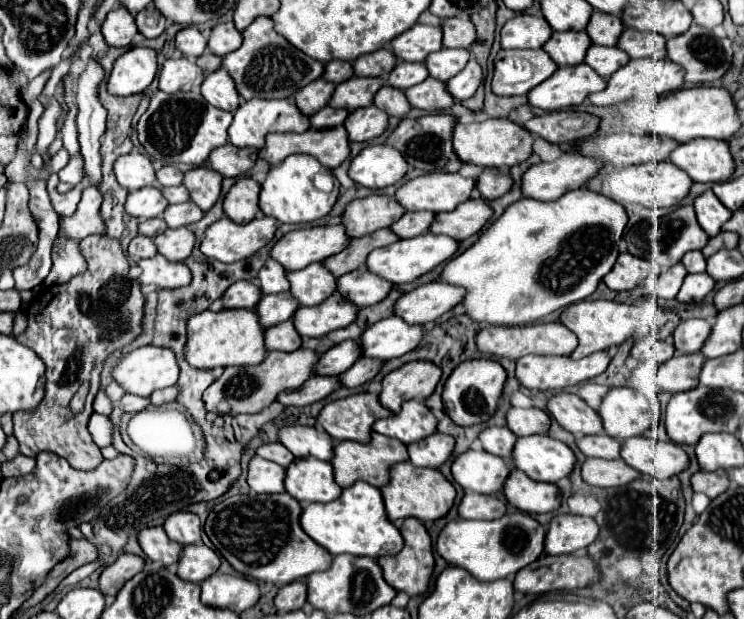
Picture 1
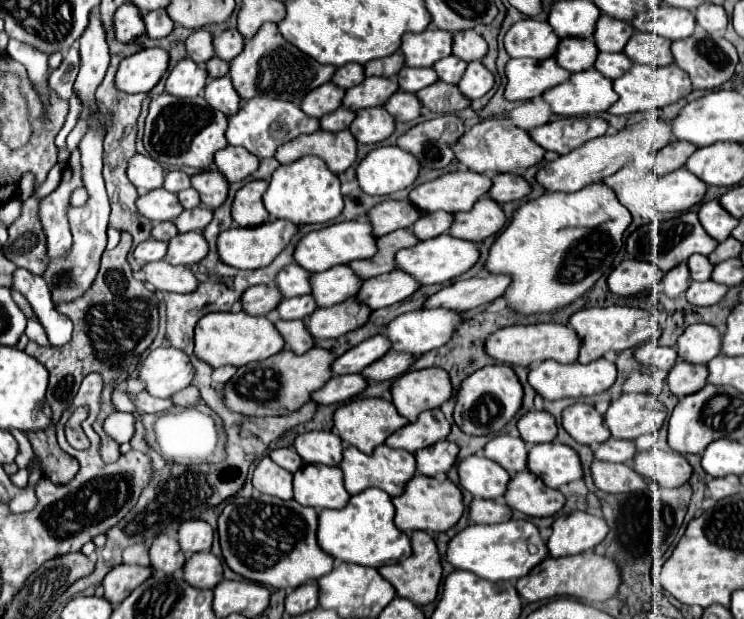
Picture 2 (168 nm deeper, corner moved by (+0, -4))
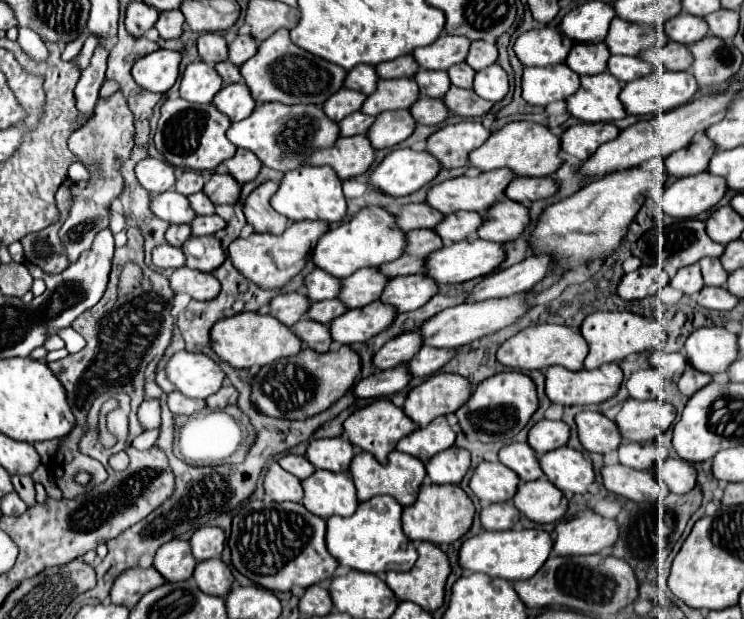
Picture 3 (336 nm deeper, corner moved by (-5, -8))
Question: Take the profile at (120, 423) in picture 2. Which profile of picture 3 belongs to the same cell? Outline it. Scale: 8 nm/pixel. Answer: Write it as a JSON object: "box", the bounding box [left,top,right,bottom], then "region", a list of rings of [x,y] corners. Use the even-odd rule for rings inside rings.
{"box":[138,400,160,430],"region":[[[144,400],[138,408],[138,420],[144,430],[154,430],[160,426],[160,402]]]}

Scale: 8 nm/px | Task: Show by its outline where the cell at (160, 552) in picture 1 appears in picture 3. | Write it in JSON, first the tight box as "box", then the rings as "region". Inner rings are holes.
{"box":[154,540,196,582],"region":[[[170,540],[162,548],[158,548],[154,558],[154,568],[168,580],[180,582],[188,580],[194,572],[196,560],[190,552],[190,544],[184,540]]]}

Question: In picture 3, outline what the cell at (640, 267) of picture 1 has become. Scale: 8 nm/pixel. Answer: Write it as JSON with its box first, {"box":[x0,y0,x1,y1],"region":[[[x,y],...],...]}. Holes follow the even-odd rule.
{"box":[618,266,670,300],"region":[[[640,266],[636,272],[624,274],[618,284],[618,296],[622,300],[642,300],[646,296],[656,294],[664,288],[670,278],[658,266]]]}

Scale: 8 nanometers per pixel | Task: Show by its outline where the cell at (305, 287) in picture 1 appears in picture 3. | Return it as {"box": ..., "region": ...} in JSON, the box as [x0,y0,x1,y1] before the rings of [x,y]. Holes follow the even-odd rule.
{"box":[338,268,386,308],"region":[[[362,268],[354,274],[340,280],[338,300],[346,308],[362,308],[380,298],[382,288],[386,286],[386,276],[378,272],[378,268]]]}

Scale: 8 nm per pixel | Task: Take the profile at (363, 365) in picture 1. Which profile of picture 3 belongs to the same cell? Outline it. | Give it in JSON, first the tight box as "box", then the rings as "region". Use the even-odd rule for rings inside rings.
{"box":[406,348,454,378],"region":[[[420,348],[420,352],[406,364],[408,372],[412,376],[426,378],[440,370],[450,358],[454,356],[454,350],[438,350],[438,348]]]}

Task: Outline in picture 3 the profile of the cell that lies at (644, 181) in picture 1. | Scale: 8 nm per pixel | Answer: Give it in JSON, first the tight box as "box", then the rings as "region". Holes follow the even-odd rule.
{"box":[658,172,726,218],"region":[[[708,172],[686,176],[670,182],[658,200],[664,214],[674,218],[696,218],[698,214],[714,208],[726,192],[726,182]]]}

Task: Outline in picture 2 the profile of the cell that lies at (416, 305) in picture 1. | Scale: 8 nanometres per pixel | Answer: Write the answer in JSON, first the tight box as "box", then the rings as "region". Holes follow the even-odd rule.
{"box":[425,272,509,310],"region":[[[491,272],[469,280],[457,280],[437,294],[429,296],[425,308],[449,308],[449,310],[471,310],[489,304],[505,294],[509,288],[507,276],[493,276]]]}

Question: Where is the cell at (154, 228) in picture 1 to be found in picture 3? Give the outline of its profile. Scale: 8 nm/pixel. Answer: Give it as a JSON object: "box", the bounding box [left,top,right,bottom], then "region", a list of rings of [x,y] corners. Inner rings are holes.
{"box":[166,224,190,246],"region":[[[182,224],[182,226],[170,226],[168,232],[166,232],[166,242],[170,246],[182,246],[188,238],[190,238],[190,226],[188,224]]]}

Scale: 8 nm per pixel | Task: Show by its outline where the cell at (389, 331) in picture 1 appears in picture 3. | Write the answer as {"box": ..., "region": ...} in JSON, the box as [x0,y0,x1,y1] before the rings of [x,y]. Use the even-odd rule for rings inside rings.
{"box":[418,292,530,350],"region":[[[530,292],[512,296],[512,298],[498,298],[498,300],[484,300],[484,302],[464,302],[464,304],[458,304],[454,308],[446,308],[446,310],[438,312],[436,316],[424,320],[422,326],[418,326],[422,346],[450,350],[450,348],[470,344],[470,342],[486,336],[486,334],[498,332],[500,328],[516,322],[528,310],[528,304],[526,304],[528,296],[530,296]]]}

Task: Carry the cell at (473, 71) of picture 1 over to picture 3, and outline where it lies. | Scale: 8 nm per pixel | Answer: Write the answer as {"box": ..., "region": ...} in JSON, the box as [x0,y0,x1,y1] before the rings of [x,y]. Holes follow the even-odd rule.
{"box":[472,64,508,102],"region":[[[492,64],[490,68],[476,72],[472,88],[480,98],[498,102],[508,94],[508,76],[498,64]]]}

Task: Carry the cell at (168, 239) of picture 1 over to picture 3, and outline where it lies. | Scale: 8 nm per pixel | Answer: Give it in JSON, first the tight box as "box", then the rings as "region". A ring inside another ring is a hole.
{"box":[182,236,226,272],"region":[[[192,236],[184,242],[182,252],[186,256],[186,266],[202,272],[212,272],[226,260],[220,240],[214,236],[202,236],[202,238]]]}

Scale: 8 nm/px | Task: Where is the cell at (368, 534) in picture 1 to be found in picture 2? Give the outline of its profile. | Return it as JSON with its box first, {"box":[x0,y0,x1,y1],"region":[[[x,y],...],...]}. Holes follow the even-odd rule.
{"box":[319,488,411,568],"region":[[[367,488],[351,496],[349,504],[341,510],[319,512],[319,546],[341,562],[379,568],[389,562],[399,562],[411,556],[411,542],[405,532],[393,524],[395,508],[391,496],[379,488]]]}

